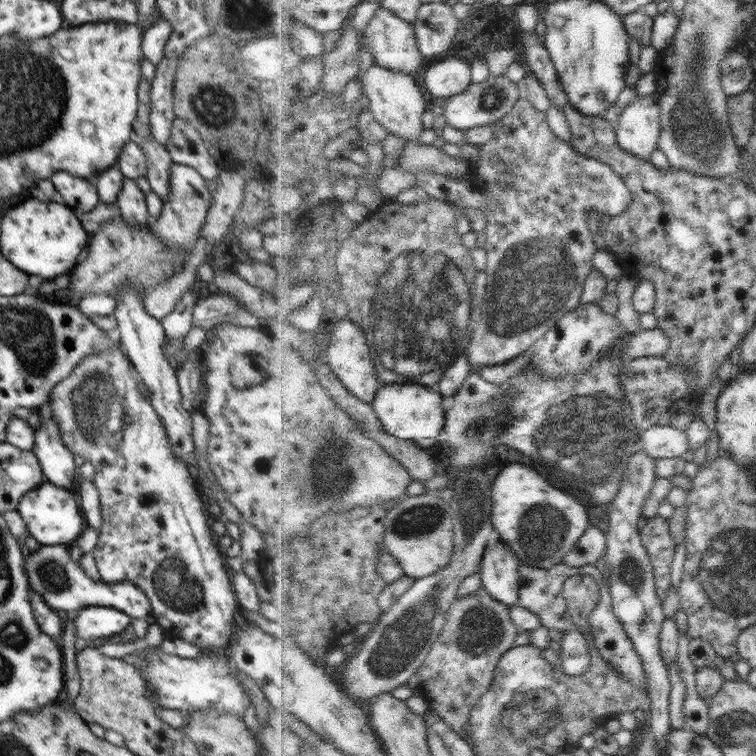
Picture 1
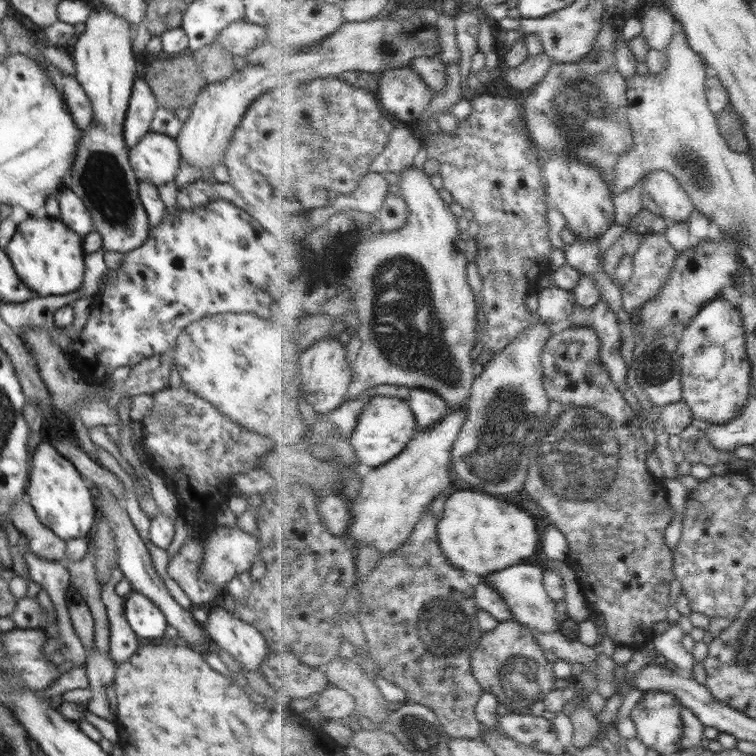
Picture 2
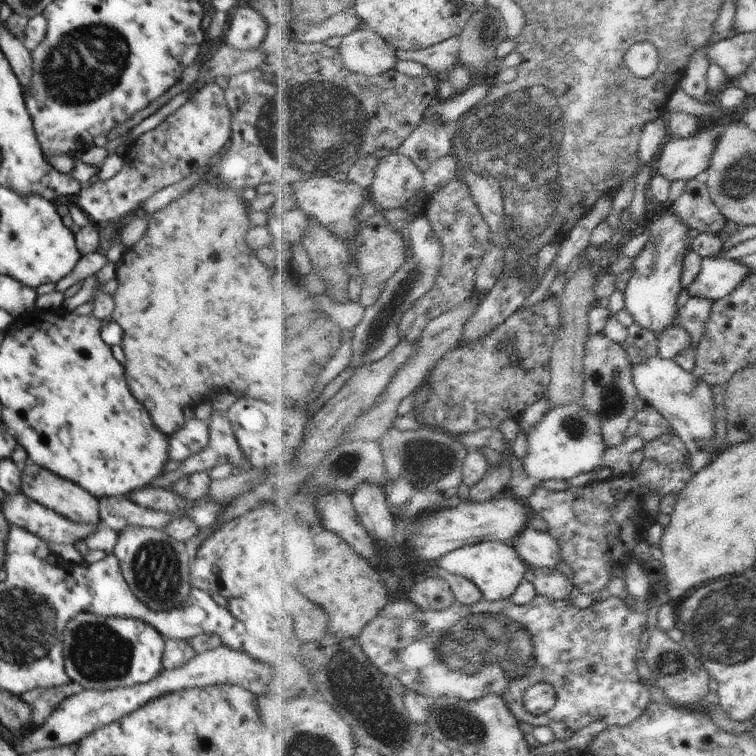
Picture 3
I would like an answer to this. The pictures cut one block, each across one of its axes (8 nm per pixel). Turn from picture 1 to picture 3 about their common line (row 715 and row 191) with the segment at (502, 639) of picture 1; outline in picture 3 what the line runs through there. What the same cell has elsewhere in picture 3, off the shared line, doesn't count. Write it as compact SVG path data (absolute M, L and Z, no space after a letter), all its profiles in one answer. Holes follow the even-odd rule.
M458 179L442 189L440 194L431 196L428 202L427 217L432 222L434 230L442 236L444 242L444 268L438 275L436 286L422 296L407 312L400 324L400 334L403 340L421 340L426 328L433 320L462 306L470 296L477 292L479 266L487 258L487 254L494 246L493 232L482 208L476 202L470 186Z

